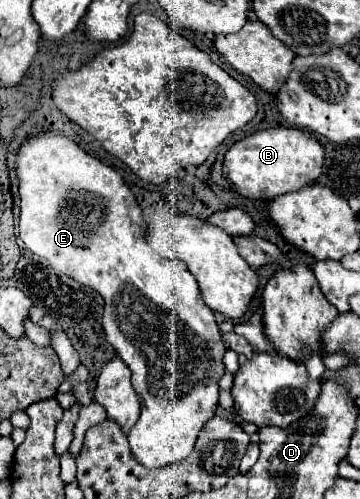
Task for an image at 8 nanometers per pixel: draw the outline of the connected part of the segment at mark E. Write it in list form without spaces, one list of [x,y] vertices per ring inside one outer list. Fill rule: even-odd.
[[[57,132],[29,138],[17,154],[17,176],[21,182],[19,238],[25,248],[105,298],[105,338],[133,372],[133,388],[141,402],[141,416],[127,434],[133,458],[145,468],[163,468],[185,460],[193,452],[201,426],[215,416],[217,382],[225,374],[225,344],[213,312],[199,298],[201,292],[193,274],[187,272],[183,262],[153,254],[145,240],[147,224],[141,208],[121,174],[85,154],[73,140]]]

